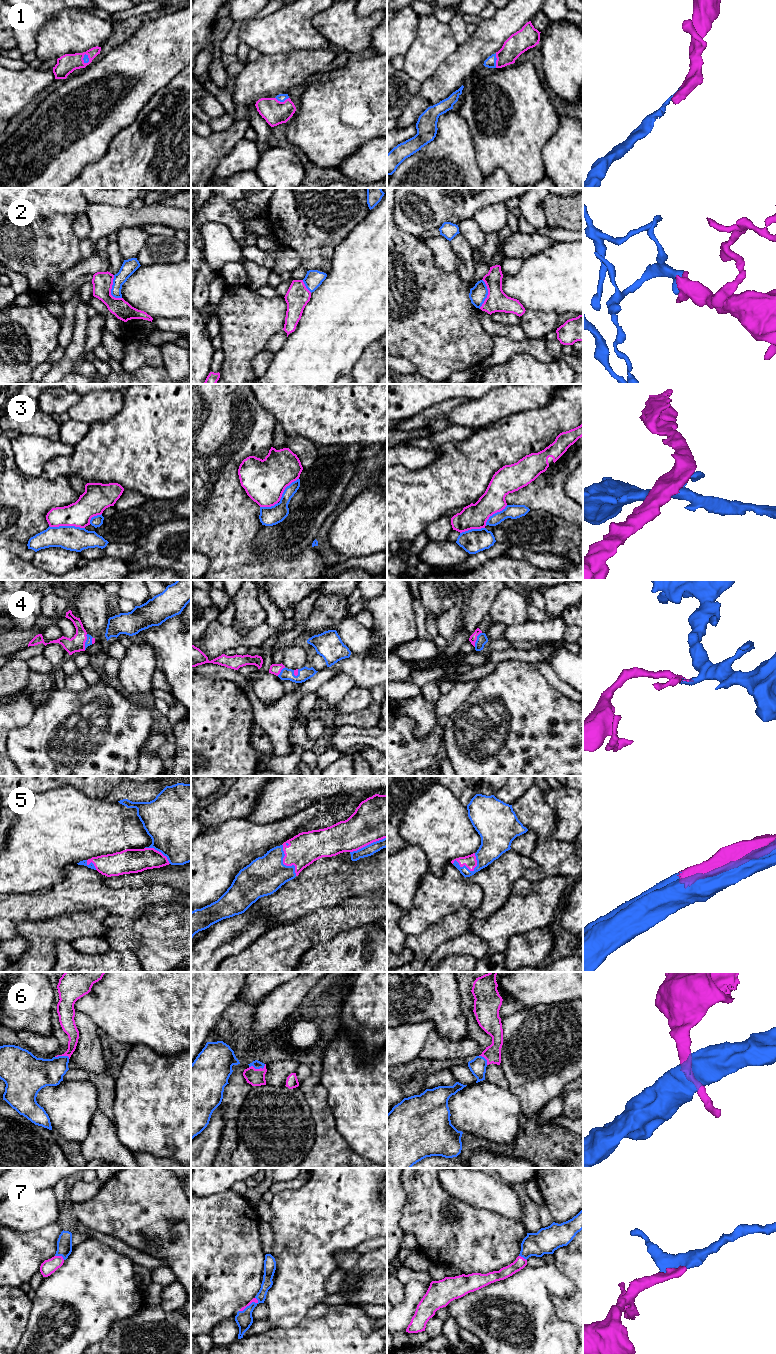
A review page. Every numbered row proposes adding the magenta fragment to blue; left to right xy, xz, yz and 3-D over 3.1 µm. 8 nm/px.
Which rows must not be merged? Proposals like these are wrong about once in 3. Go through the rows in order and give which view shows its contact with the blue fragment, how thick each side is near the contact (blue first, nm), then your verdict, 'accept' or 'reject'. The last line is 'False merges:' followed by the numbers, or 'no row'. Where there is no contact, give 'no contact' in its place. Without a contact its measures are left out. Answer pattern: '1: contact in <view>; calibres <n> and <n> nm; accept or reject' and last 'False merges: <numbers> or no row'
1: contact in yz; calibres 90 and 170 nm; accept
2: contact in xy; calibres 120 and 160 nm; reject
3: contact in xy; calibres 200 and 200 nm; reject
4: contact in xy; calibres 50 and 130 nm; accept
5: contact in yz; calibres 190 and 100 nm; accept
6: contact in xz; calibres 70 and 140 nm; accept
7: contact in xy; calibres 130 and 120 nm; accept
False merges: 2, 3

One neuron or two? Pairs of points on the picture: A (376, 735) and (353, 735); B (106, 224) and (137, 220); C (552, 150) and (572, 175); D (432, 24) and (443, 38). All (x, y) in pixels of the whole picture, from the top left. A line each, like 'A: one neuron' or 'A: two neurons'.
A: one neuron
B: one neuron
C: one neuron
D: one neuron

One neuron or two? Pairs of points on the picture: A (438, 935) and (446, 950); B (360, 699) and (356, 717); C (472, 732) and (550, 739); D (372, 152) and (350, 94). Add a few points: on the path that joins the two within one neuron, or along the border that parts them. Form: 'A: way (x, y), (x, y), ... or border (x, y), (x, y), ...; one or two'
A: border (464, 934), (442, 942), (425, 959); two
B: border (373, 701), (364, 709), (349, 713), (339, 713); two
C: way (491, 738), (531, 739); one
D: border (376, 137), (364, 142), (349, 155); two

